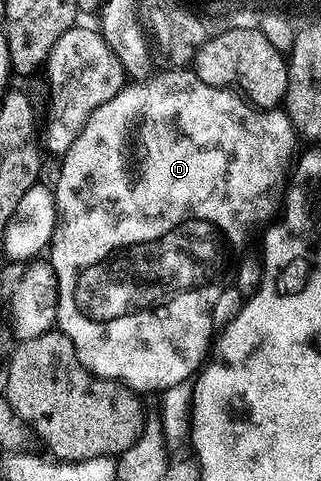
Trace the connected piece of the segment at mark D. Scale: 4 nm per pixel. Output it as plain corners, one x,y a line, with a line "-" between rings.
168,69
165,75
158,75
147,81
129,82
117,95
110,97
110,101
106,101
106,105
94,109
91,117
84,122
82,133
78,133
78,141
74,141
74,145
70,145
70,149
63,155
61,163
64,164
60,167
60,176
57,177
56,183
54,182
54,194
56,196
59,222
56,224
56,232
52,234
52,242
50,244
50,256
52,255
52,257
50,257
50,264
57,279
56,323
59,330
63,331
66,337
70,337
70,341
78,353
78,361
82,361
82,365
87,371
91,371
93,375
101,375
104,379
113,379
119,383
125,383
131,391
137,393
163,393
166,389
178,385
180,381
192,379
203,368
206,360
209,358
210,348
214,342
214,326
212,324
214,303
221,296
222,291
233,282
240,259
243,258
246,248
249,246
247,244
248,226
251,225
252,218
256,215
256,206
259,203
272,203
275,199
277,202
281,198
282,192
286,187
286,180
289,178
294,166
294,156
297,154
296,139
298,140
298,132
293,127
292,118
288,116
287,110
254,107
243,95
227,87
206,85
206,81
202,81
188,69

